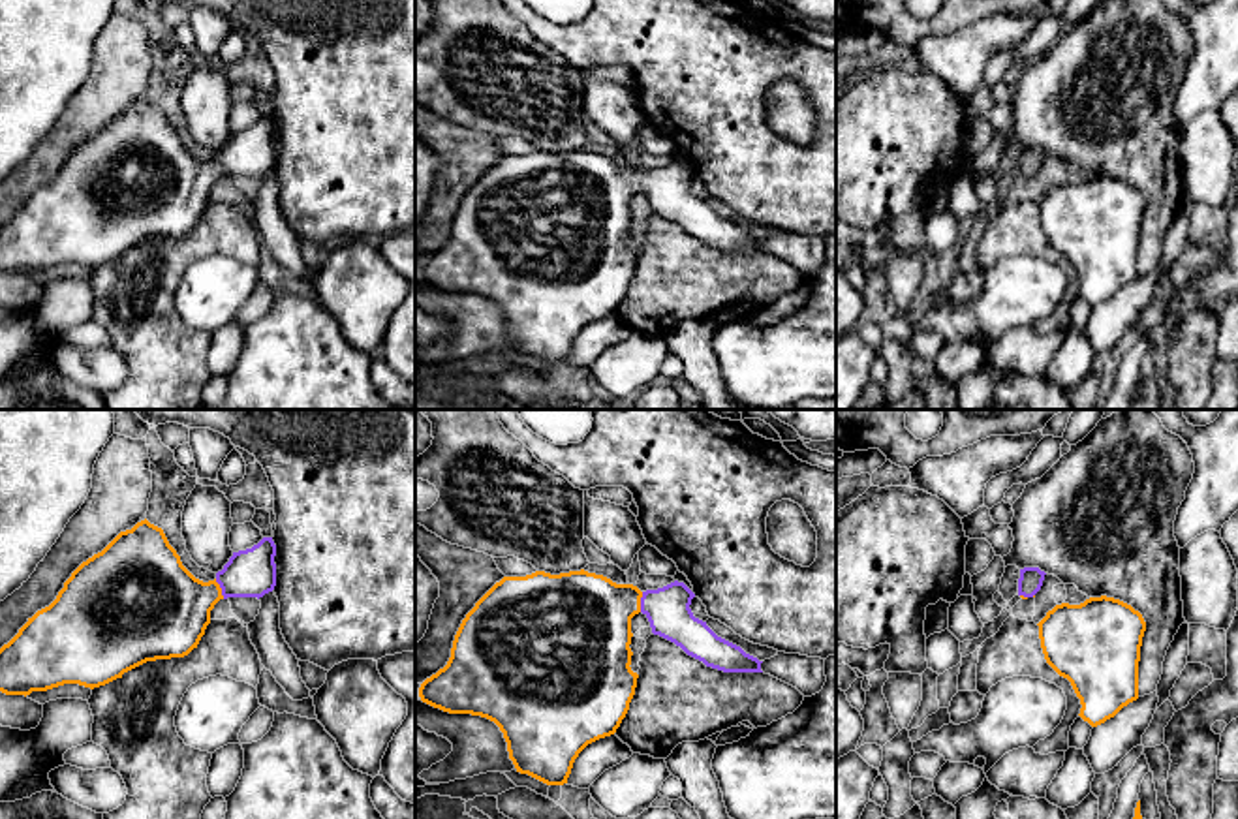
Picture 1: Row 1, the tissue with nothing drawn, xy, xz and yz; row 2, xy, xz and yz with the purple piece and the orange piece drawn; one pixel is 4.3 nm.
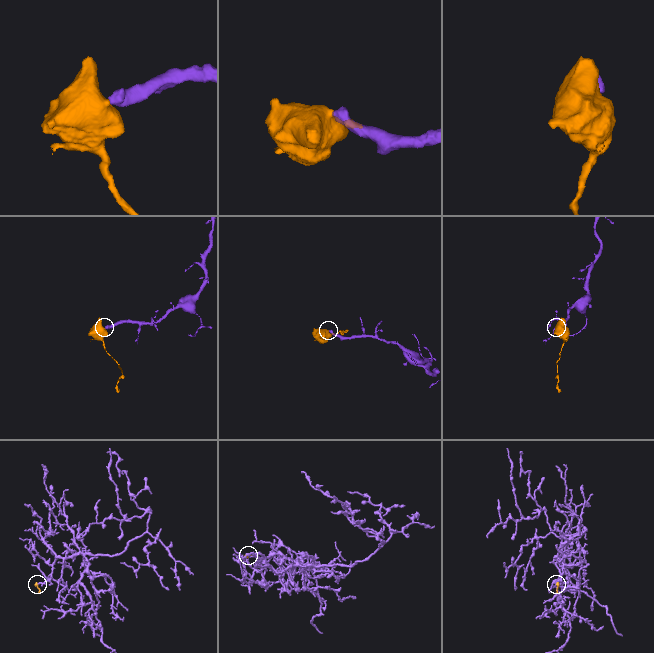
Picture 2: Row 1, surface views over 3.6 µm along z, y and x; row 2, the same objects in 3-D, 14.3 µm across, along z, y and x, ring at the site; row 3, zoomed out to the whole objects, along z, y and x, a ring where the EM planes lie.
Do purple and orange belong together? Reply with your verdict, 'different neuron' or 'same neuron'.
same neuron

